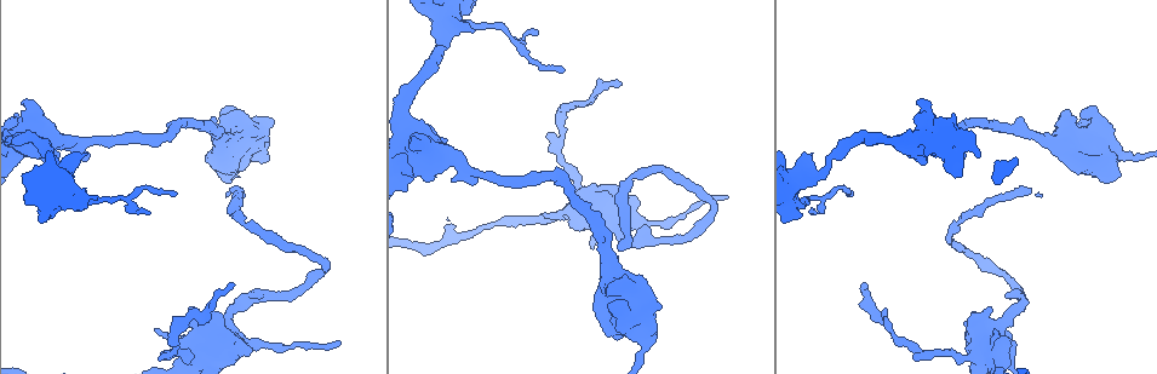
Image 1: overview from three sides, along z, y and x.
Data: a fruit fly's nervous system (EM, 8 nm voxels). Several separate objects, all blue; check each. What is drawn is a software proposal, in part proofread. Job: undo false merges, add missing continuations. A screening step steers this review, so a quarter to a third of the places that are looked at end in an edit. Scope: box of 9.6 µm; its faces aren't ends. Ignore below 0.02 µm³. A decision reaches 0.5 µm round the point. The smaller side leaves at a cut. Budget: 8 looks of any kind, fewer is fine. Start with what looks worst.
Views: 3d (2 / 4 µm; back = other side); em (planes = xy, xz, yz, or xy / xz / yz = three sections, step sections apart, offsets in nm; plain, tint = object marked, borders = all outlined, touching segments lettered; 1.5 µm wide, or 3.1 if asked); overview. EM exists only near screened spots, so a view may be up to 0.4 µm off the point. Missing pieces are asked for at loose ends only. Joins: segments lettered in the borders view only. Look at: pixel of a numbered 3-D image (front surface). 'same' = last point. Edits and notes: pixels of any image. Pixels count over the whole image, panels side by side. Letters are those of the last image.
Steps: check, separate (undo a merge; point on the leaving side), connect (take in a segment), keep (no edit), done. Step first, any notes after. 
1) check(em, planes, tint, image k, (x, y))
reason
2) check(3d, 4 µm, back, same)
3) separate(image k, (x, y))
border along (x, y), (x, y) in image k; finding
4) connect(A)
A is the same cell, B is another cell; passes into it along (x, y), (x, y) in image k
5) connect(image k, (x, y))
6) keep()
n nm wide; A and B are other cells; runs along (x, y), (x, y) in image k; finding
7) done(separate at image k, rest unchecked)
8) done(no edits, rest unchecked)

check(3d, 4 µm, image 1, (622, 85))
an open end

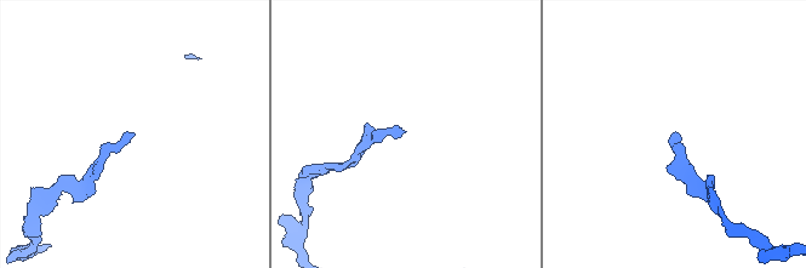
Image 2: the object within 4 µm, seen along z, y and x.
check(em, planes, borders, image 2, (401, 135))
shape alone is not enough

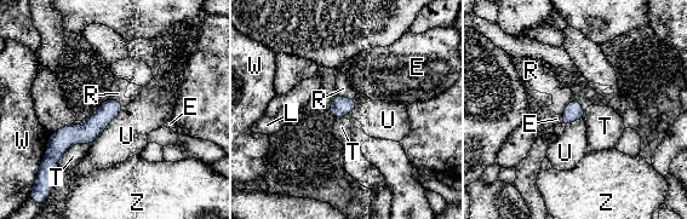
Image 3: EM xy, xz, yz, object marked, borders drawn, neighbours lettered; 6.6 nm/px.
keep()
E, L, R, T, U, W and Z are other cells; border along (124, 107), (90, 145) in image 3; none of them fits

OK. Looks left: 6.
check(3d, 4 µm, image 1, (249, 349))
thick end

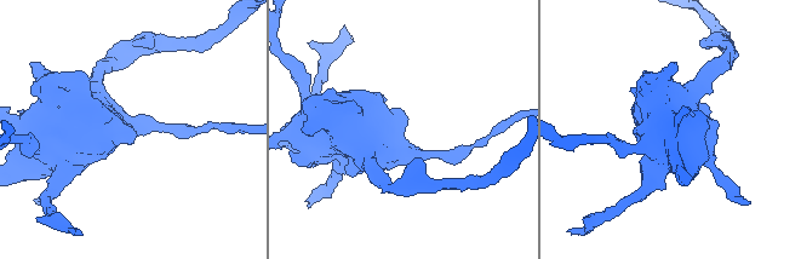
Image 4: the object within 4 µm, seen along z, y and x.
check(em, xz, step 8, tint, image 4, (404, 113))

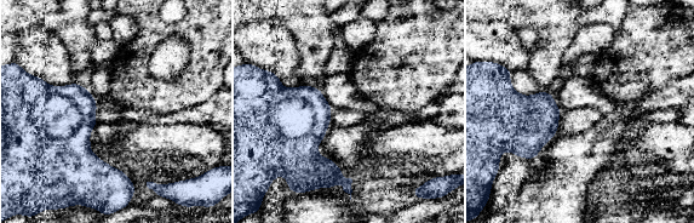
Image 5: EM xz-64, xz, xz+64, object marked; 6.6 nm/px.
check(em, planes, borders, same)

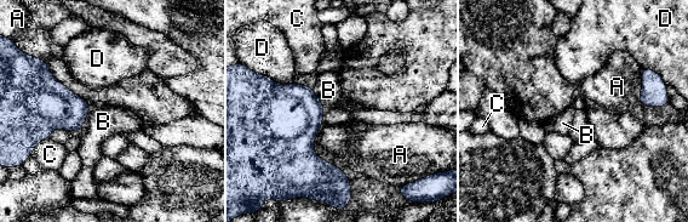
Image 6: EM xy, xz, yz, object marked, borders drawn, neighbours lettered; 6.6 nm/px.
keep()
A, B, C and D are other cells; border along (91, 104), (90, 113), (81, 127) in image 6; none of them fits

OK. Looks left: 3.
check(em, planes, borders, image 1, (407, 170))
abrupt turn

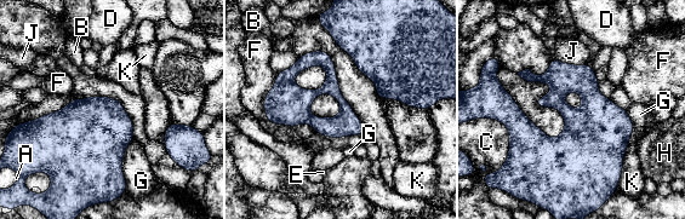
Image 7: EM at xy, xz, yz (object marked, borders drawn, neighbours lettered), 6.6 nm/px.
keep()
F touches over 400 nm; A, B, C, D, E, F, G, H, J and K are other cells; border along (133, 138), (123, 161), (125, 186) in image 7; one cell here

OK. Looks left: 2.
done(no edits, rest unchecked)

